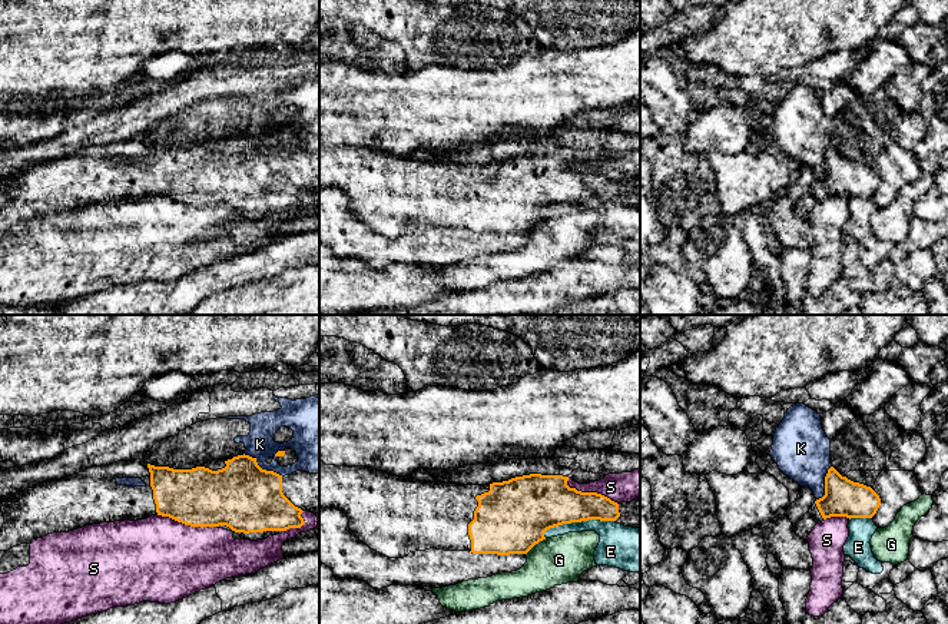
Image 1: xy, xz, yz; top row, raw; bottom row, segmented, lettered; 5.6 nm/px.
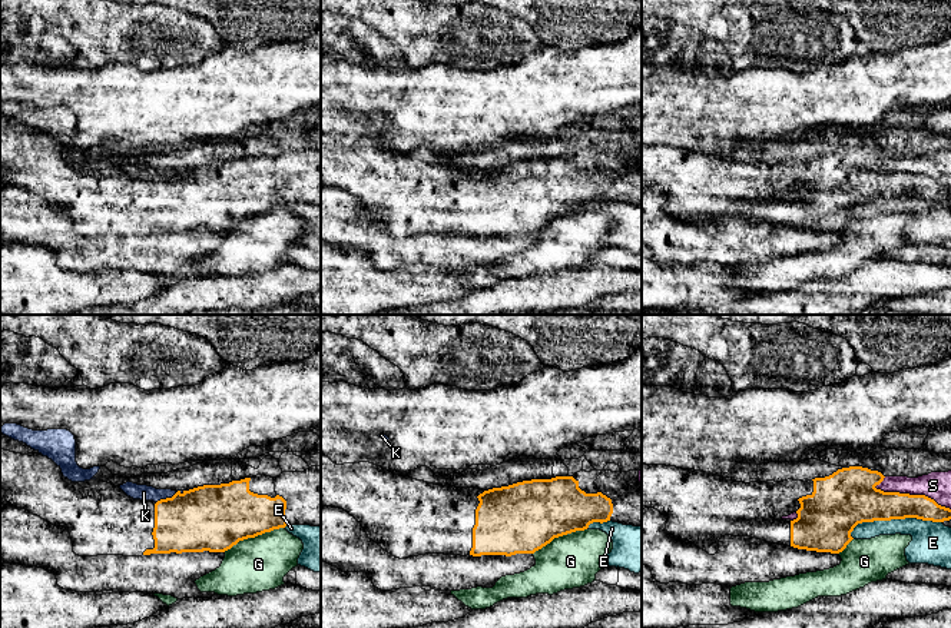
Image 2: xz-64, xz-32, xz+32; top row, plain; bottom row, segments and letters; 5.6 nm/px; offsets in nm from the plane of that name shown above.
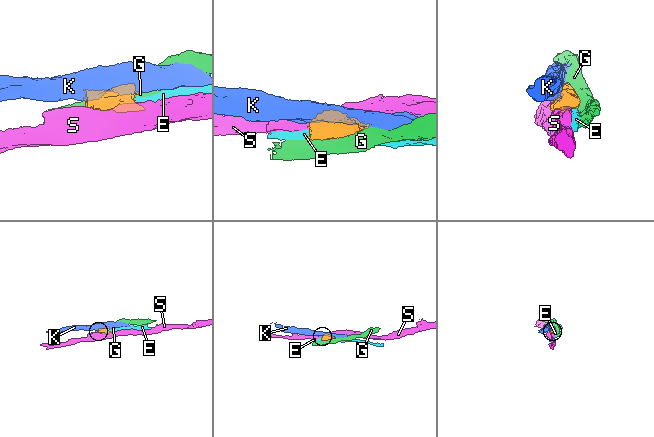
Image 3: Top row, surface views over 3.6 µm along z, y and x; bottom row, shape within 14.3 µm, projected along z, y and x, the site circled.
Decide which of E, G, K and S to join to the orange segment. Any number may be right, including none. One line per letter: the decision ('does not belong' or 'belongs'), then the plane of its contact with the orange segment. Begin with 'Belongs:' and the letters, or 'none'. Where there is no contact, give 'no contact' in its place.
Belongs: none
E: does not belong | xz
G: does not belong | xz
K: does not belong | xy
S: does not belong | xy

